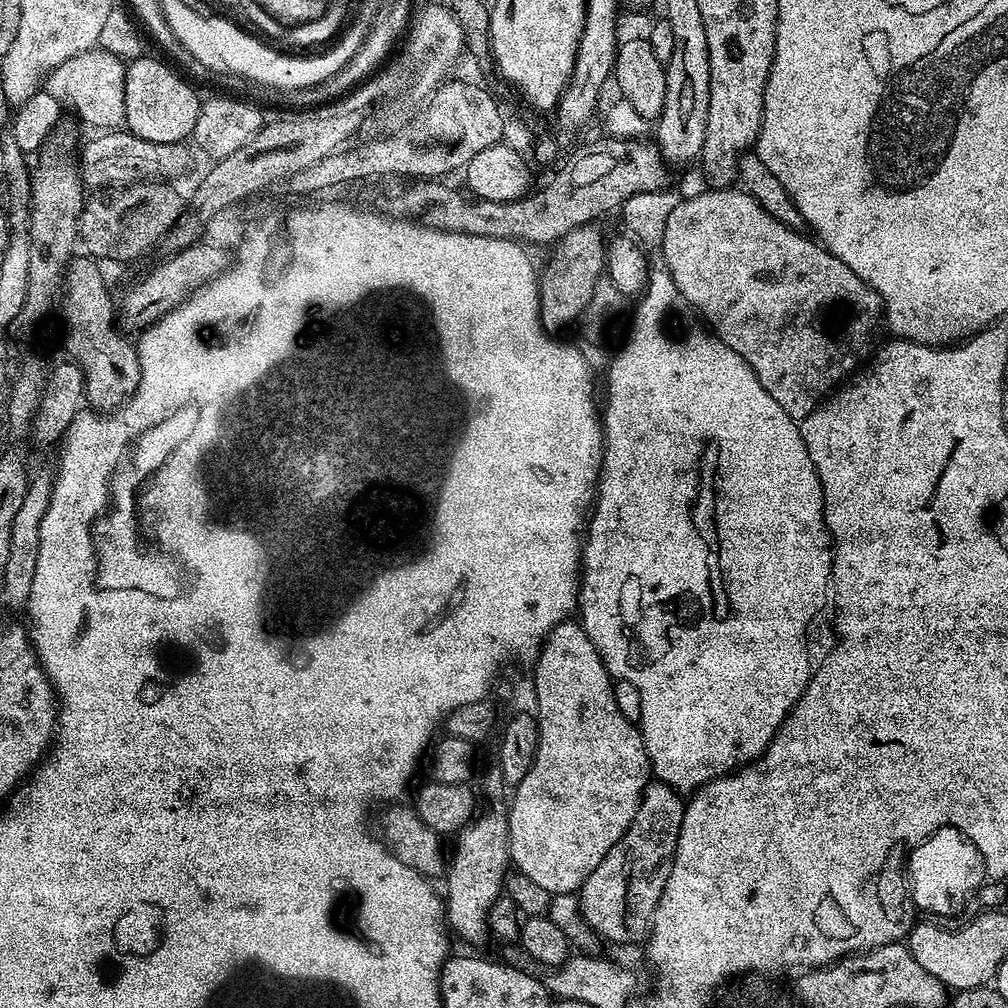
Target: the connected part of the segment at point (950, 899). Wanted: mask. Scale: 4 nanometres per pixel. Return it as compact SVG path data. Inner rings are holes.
M939 828L921 840L906 857L906 872L913 905L938 916L954 916L975 899L976 891L987 879L984 859L970 838L960 835L957 828Z

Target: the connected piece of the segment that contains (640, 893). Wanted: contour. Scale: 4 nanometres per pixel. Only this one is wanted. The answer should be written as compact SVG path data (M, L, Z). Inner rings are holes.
M657 780L649 781L647 787L644 788L643 798L640 800L638 813L634 816L633 822L631 822L630 826L627 828L626 834L614 844L609 854L606 854L606 858L598 864L595 870L590 874L590 878L586 878L586 882L580 887L578 895L580 897L581 914L585 923L592 928L593 932L596 933L601 941L609 940L612 944L636 944L639 940L641 943L641 941L647 937L650 931L652 915L658 906L658 898L662 898L664 887L666 886L666 878L670 878L670 870L673 866L673 856L676 853L677 838L681 830L682 818L684 817L684 806L685 801L683 800L681 793L677 792L676 789Z

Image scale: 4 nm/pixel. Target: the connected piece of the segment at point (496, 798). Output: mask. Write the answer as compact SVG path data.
M492 770L484 776L484 796L488 799L488 809L479 813L478 818L465 825L455 837L456 849L451 849L450 863L446 868L448 880L448 900L446 896L446 924L453 933L457 932L468 944L480 944L490 936L489 912L497 899L505 891L505 879L510 872L508 855L508 810L509 805L503 800L506 785L499 771Z

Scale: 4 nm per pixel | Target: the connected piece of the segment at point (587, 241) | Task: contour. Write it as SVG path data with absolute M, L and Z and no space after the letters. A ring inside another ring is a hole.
M595 223L584 224L581 228L570 230L551 249L552 257L542 268L540 282L540 323L549 334L560 334L563 328L579 321L589 311L594 295L592 288L599 276L606 272L606 236L596 229Z

